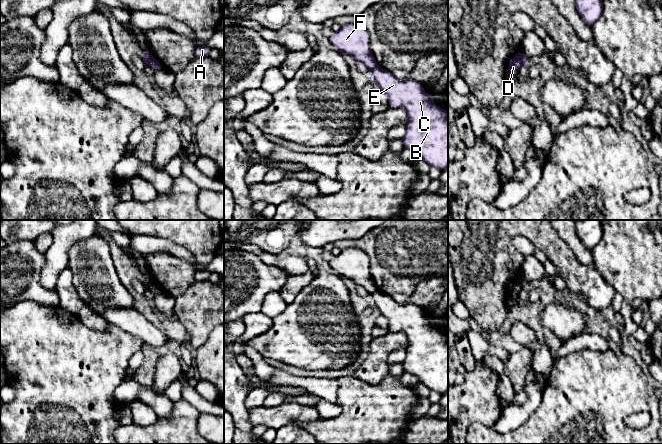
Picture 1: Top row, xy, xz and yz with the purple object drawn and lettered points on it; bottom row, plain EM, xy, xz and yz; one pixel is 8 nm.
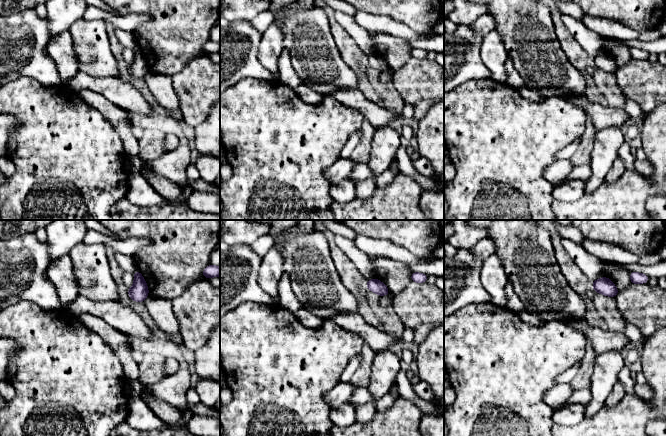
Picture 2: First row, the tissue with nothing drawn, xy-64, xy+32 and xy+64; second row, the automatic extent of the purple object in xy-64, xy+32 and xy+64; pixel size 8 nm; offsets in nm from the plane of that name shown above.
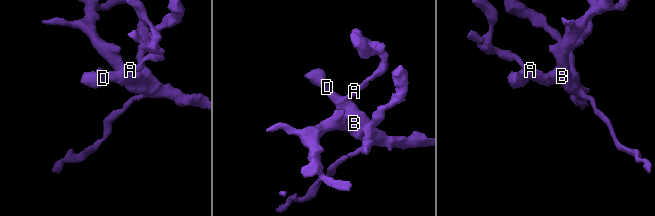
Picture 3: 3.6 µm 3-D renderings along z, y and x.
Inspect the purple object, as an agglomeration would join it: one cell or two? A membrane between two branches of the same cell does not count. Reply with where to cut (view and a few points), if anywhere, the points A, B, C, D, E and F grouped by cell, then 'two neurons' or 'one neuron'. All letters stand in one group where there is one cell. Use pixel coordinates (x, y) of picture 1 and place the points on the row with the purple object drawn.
cut xy (151, 56), (150, 65); groups A B C E / D F; two neurons

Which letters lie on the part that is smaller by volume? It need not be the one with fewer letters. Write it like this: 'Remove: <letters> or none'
Remove: D, F

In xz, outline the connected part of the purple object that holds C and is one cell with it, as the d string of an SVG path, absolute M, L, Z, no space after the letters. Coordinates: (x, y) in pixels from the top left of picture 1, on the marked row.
M382 68L370 72L374 82L389 97L392 108L404 108L408 114L405 135L406 149L418 153L430 166L448 167L448 113L434 105L433 98L415 80L400 80Z

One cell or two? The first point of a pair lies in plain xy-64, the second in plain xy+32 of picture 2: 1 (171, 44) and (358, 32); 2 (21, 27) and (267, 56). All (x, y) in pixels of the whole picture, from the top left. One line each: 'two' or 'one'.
1: two
2: two

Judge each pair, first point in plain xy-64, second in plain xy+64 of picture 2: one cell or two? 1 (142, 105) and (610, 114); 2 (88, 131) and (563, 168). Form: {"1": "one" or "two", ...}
{"1": "one", "2": "two"}

